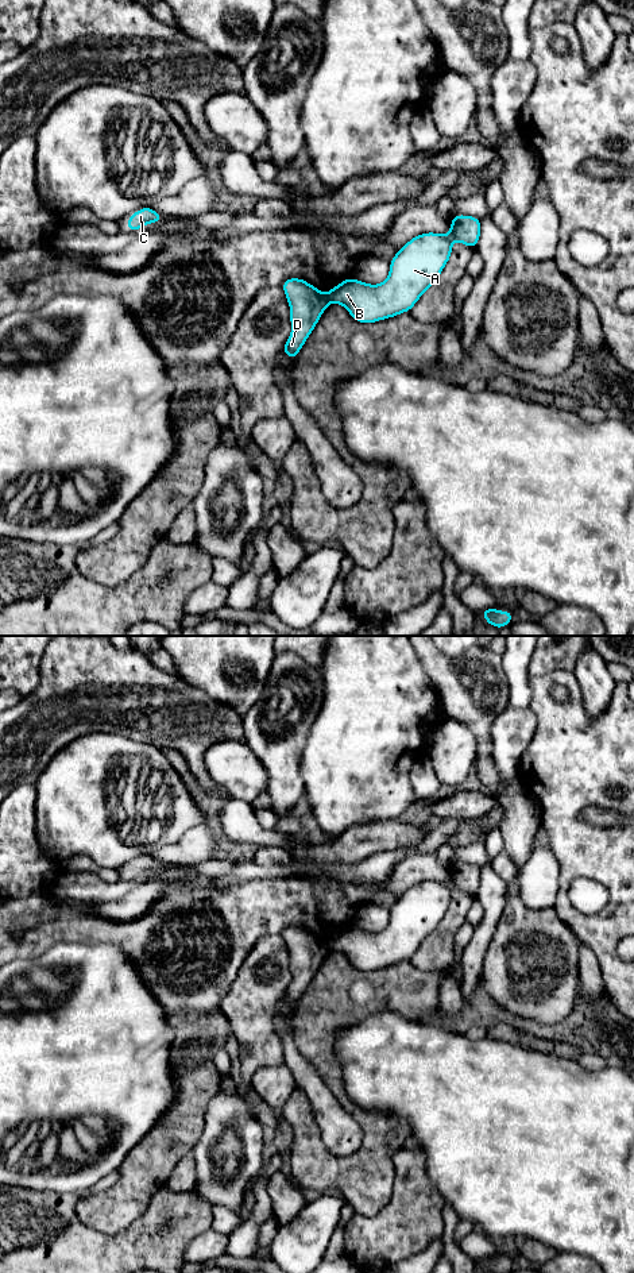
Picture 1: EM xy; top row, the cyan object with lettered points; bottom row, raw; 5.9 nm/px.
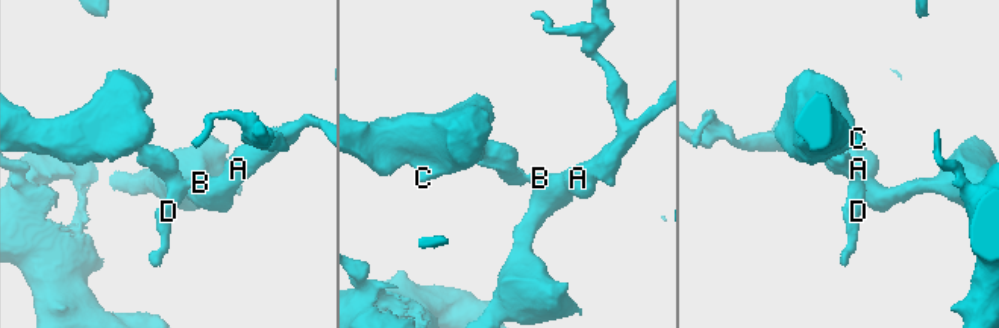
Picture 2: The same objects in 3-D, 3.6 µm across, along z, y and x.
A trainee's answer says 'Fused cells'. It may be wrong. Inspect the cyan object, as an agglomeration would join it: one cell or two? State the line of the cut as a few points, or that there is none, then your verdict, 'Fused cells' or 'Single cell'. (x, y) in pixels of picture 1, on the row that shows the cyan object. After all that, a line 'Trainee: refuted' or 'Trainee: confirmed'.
Split along xy (325, 294), (329, 301). Fused cells
Trainee: confirmed

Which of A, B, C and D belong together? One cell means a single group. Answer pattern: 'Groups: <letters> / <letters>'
Groups: A B / C D

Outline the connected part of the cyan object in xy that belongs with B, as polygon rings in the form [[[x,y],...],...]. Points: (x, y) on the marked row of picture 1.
[[[456,213],[448,235],[420,234],[401,247],[390,261],[390,274],[382,283],[370,285],[351,277],[328,292],[328,301],[344,305],[351,317],[362,324],[410,312],[451,259],[452,242],[476,248],[480,228],[480,219]]]

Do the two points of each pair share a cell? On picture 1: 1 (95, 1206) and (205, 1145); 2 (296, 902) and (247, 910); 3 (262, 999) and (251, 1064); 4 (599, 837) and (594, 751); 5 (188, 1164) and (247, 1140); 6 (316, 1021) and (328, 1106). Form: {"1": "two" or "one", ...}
{"1": "two", "2": "one", "3": "one", "4": "one", "5": "two", "6": "two"}

